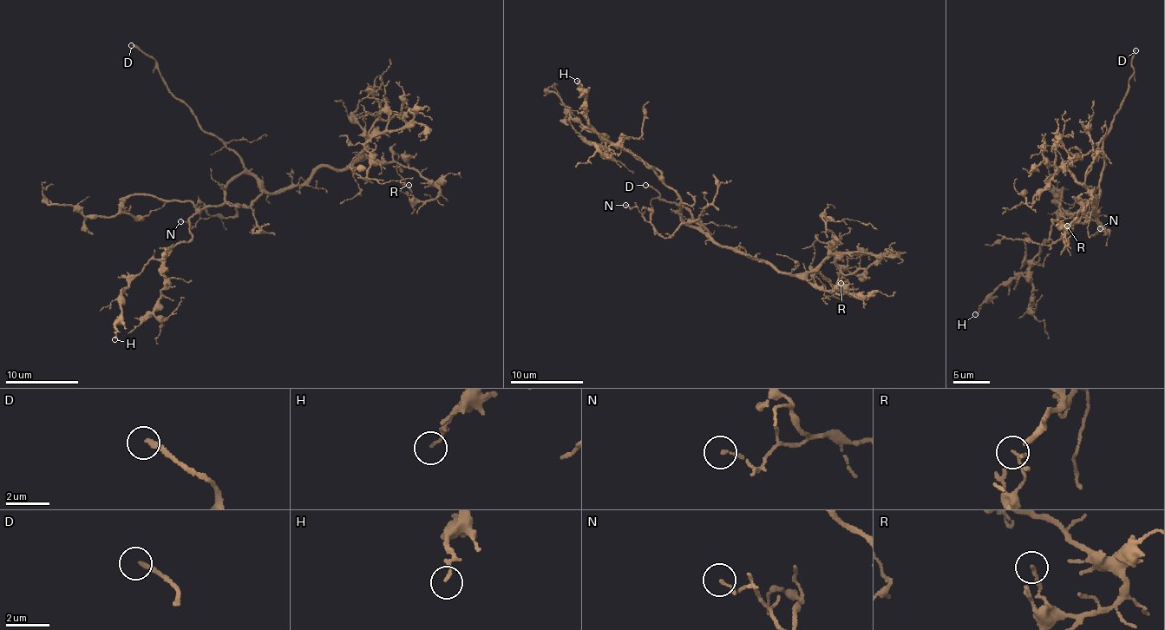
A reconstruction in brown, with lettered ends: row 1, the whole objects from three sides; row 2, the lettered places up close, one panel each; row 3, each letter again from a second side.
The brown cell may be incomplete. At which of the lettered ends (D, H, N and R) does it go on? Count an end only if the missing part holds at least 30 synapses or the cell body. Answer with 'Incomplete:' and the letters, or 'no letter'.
Incomplete: D

